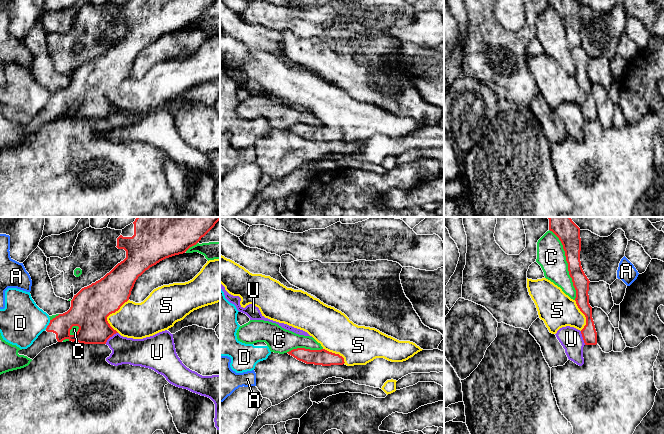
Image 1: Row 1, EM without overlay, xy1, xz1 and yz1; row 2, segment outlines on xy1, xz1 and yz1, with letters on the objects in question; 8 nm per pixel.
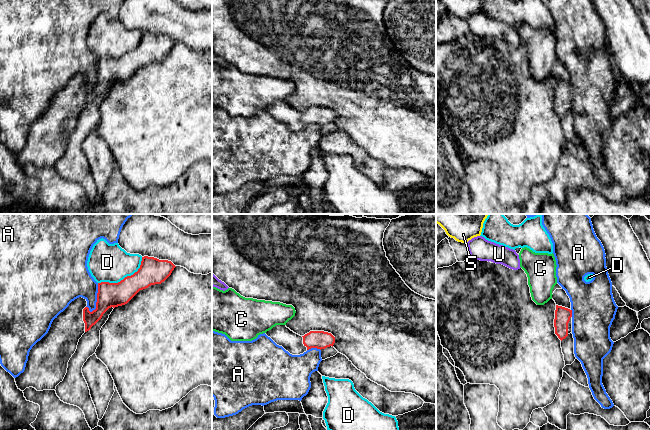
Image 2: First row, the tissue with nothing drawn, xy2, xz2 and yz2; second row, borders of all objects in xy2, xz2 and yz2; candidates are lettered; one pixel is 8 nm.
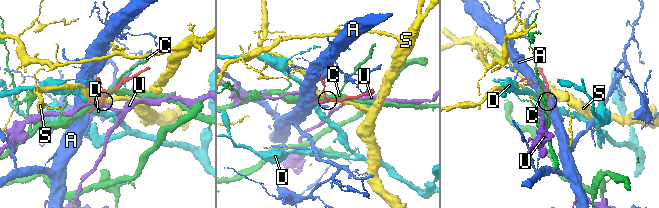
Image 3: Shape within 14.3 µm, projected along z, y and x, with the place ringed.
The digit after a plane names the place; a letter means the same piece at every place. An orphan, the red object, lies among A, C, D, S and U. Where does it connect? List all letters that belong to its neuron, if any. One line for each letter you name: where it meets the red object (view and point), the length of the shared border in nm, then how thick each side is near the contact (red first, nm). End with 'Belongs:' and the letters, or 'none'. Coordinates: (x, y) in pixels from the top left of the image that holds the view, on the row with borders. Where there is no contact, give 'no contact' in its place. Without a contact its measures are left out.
Belongs: none

